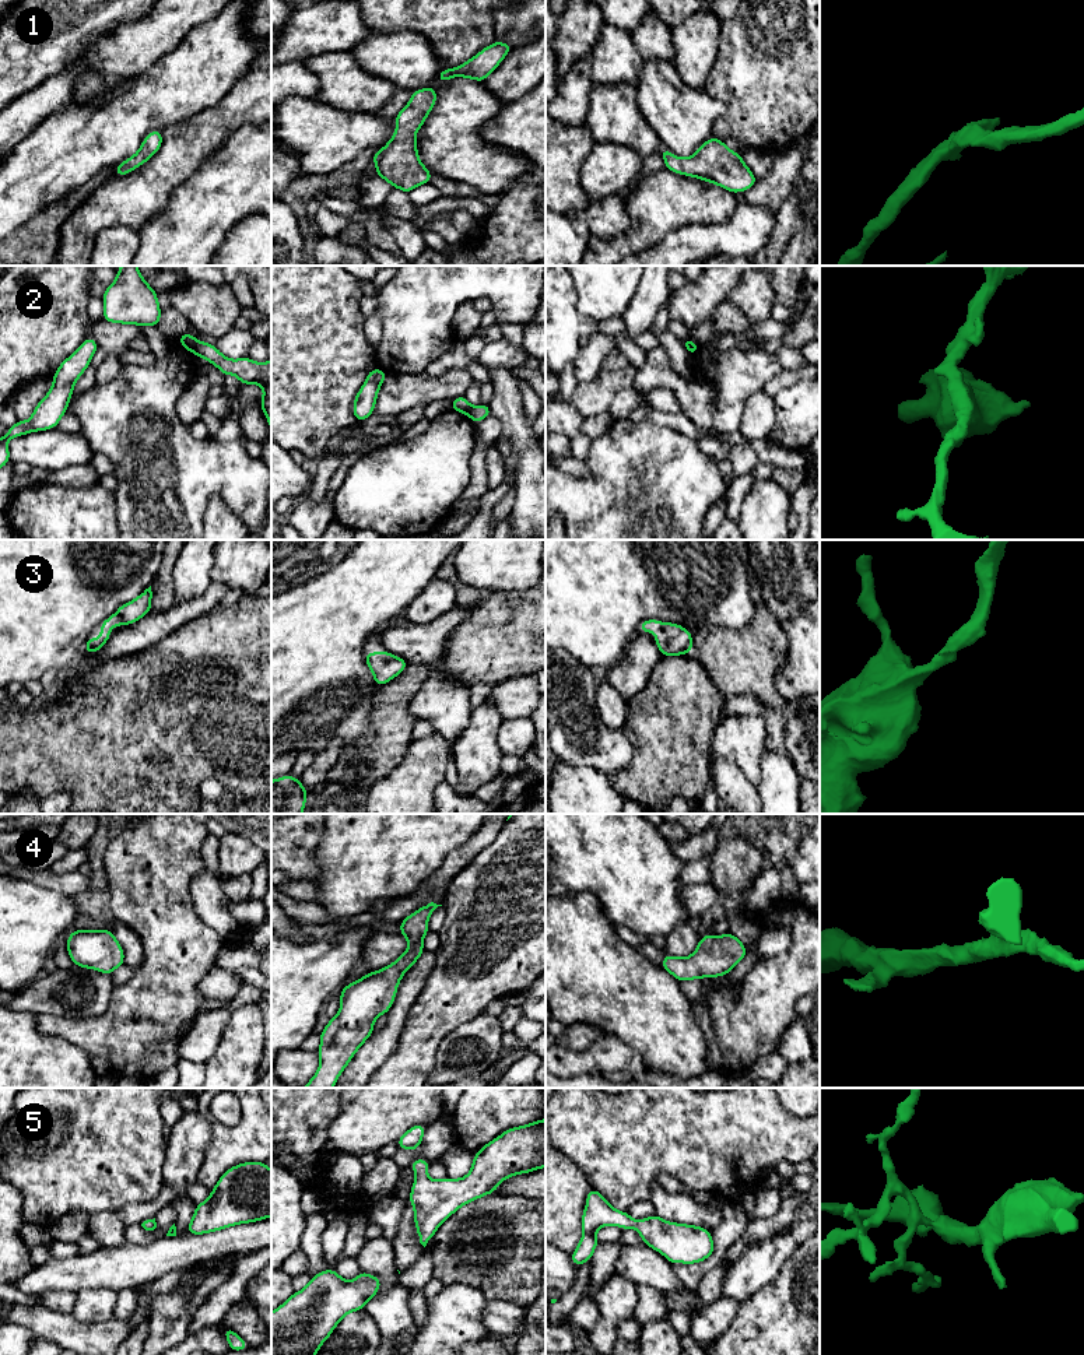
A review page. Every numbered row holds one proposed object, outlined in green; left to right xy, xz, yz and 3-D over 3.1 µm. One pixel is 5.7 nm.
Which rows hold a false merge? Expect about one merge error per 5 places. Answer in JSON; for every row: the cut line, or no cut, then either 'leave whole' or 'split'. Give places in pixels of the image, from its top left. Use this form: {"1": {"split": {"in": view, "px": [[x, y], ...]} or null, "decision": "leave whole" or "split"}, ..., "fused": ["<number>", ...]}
{"1": {"split": null, "decision": "leave whole"}, "2": {"split": {"in": "xy", "px": [[197, 341], [193, 351]]}, "decision": "split"}, "3": {"split": null, "decision": "leave whole"}, "4": {"split": null, "decision": "leave whole"}, "5": {"split": null, "decision": "leave whole"}, "fused": ["2"]}

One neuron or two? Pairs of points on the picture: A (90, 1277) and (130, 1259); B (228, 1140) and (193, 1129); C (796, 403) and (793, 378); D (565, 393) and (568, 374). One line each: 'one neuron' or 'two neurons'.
A: one neuron
B: two neurons
C: two neurons
D: one neuron

